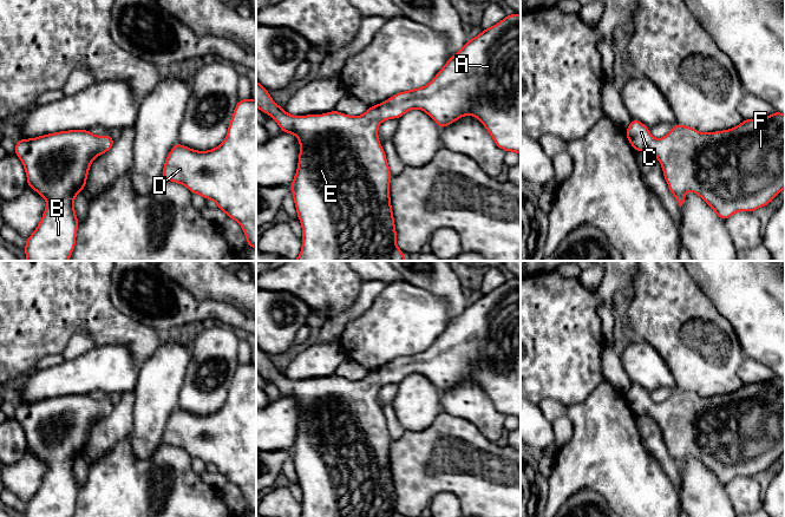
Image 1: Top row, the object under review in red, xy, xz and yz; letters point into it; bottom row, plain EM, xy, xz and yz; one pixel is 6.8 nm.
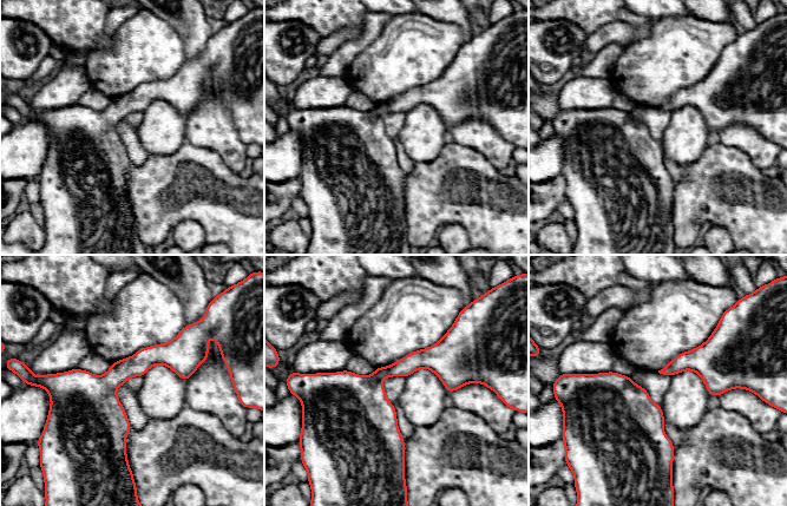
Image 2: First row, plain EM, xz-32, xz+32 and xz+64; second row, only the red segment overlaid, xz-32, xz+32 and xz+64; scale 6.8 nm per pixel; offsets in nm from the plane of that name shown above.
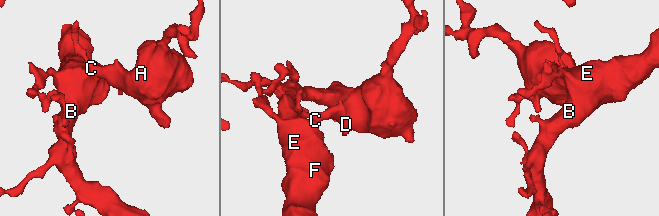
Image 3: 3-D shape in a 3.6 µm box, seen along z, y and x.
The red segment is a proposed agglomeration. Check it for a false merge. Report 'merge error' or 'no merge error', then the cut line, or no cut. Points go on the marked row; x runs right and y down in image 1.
no merge error; cut none

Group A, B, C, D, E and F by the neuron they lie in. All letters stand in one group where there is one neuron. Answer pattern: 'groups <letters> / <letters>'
groups A B C D E F

